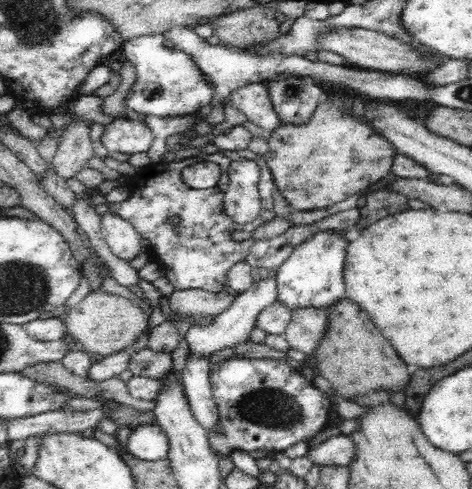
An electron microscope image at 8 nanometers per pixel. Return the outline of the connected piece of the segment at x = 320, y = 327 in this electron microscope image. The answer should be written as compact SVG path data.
M296 308L284 336L290 348L314 355L320 338L329 326L328 313L322 308Z

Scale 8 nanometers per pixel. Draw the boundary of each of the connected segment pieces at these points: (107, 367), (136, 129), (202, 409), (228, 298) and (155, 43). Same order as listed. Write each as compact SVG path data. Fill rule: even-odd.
M150 331L140 336L134 344L131 344L120 352L105 356L103 360L99 362L94 361L88 369L88 378L100 383L127 370L128 362L130 362L130 358L132 358L132 354L136 354L138 350L147 347L149 334Z
M118 118L105 126L101 142L110 152L138 154L153 143L153 132L142 120Z
M189 356L183 368L183 386L195 419L206 431L212 430L217 422L216 401L209 384L211 364L205 356Z
M175 289L168 300L174 313L190 318L190 316L216 316L222 310L230 308L235 296L236 294L229 290L213 293L200 289Z
M146 34L124 42L123 53L134 65L137 80L127 95L127 109L142 116L174 117L194 114L209 105L216 98L216 88L212 89L204 79L204 74L192 58L176 48L164 46L163 34Z

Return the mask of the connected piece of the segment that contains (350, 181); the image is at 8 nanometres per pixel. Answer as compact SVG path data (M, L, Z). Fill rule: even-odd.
M340 87L326 89L325 96L324 102L318 104L308 123L282 123L272 132L268 141L269 150L264 154L276 189L288 202L292 211L322 210L346 200L355 193L365 191L391 172L392 159L398 153L395 146L376 133L376 128L359 114L358 107L371 105L371 98Z

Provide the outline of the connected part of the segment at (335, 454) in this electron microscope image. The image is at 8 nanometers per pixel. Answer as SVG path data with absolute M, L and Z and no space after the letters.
M332 435L314 449L308 451L309 457L322 466L352 466L353 442L350 435Z

